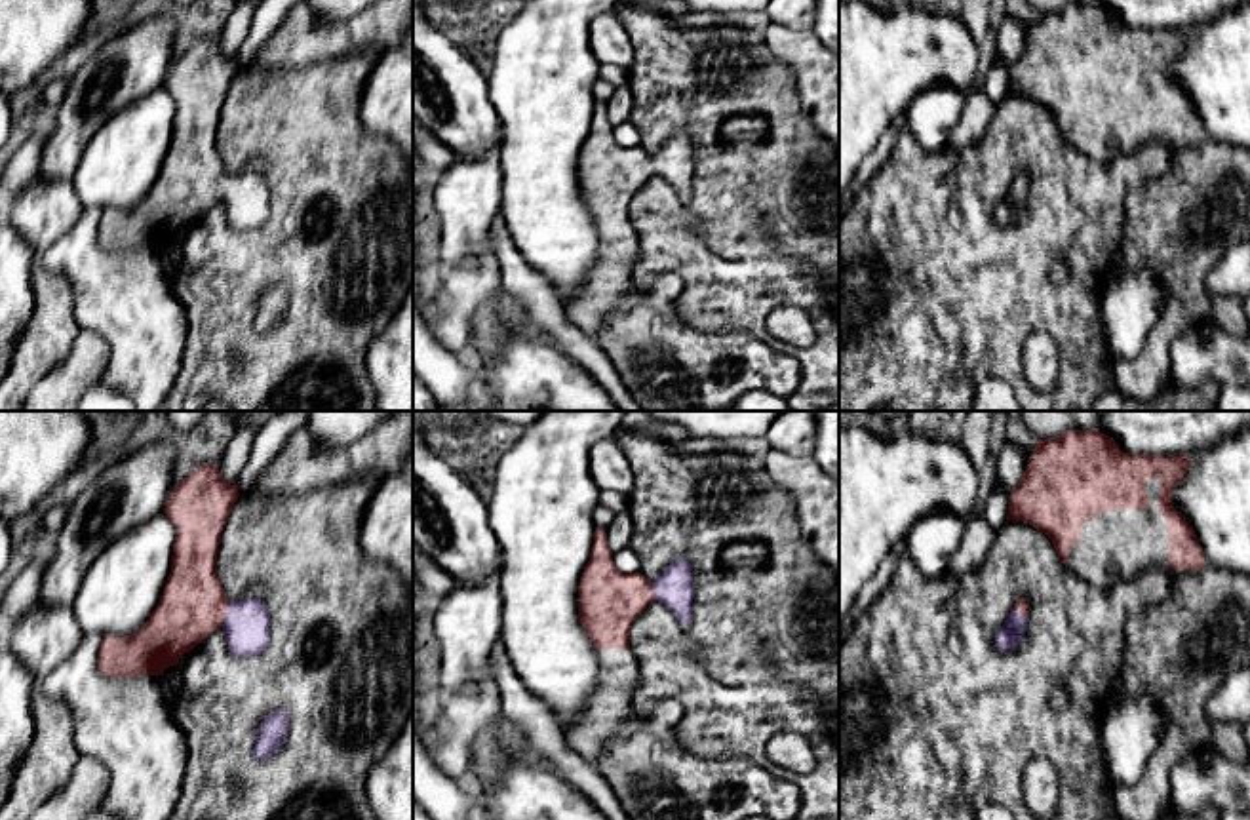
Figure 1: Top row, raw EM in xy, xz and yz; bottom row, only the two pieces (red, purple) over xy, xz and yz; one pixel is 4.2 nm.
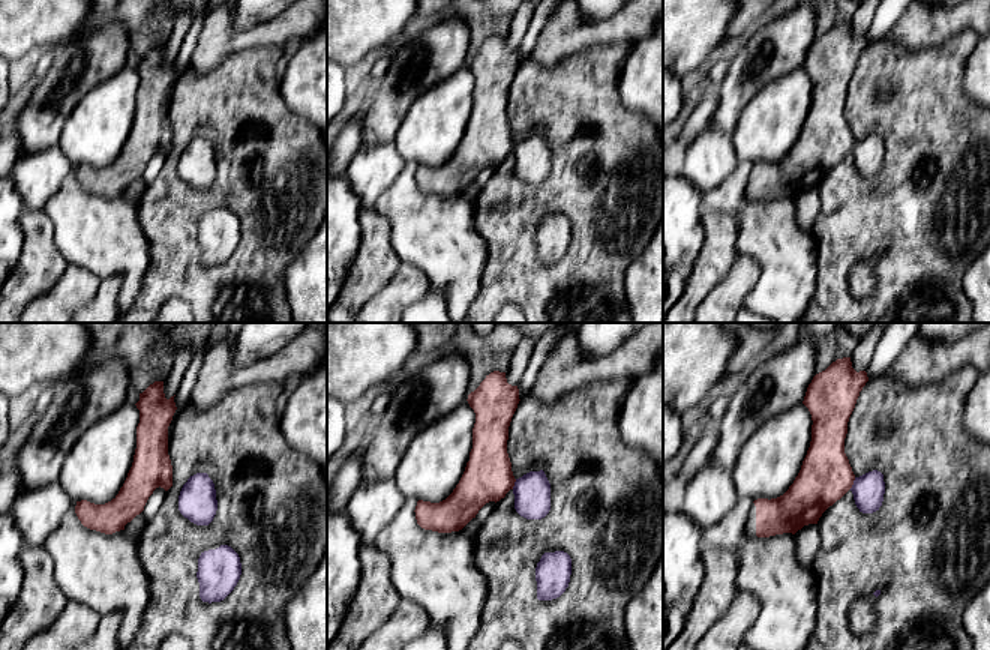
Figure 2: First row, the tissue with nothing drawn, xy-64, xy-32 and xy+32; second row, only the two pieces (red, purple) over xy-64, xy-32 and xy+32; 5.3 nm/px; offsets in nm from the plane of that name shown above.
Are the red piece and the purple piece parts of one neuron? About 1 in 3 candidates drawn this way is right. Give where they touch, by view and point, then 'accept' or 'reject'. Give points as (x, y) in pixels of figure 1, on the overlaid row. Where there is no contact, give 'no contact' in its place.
xy (225, 615) | accept

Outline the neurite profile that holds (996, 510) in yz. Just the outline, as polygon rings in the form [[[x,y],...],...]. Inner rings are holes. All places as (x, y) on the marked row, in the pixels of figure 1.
[[[995,483],[982,514],[993,533],[993,538],[999,535],[1003,529],[1006,516],[1008,516],[1008,498],[1010,491],[1003,489],[999,483]]]

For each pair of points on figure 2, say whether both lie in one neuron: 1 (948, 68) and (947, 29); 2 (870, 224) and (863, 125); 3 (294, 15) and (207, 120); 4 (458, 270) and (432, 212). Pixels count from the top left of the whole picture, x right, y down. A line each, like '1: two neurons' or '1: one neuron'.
1: two neurons
2: one neuron
3: two neurons
4: one neuron

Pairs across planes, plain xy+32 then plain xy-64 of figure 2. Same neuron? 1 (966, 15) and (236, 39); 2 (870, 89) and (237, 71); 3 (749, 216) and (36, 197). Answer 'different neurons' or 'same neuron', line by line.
1: same neuron
2: same neuron
3: different neurons

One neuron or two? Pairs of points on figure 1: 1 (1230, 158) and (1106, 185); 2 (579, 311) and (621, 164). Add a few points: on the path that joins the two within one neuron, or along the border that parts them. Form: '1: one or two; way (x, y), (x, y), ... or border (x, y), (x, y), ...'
1: two; border (1174, 155), (1159, 175), (1136, 185), (1125, 198)
2: one; way (611, 274), (613, 200)

